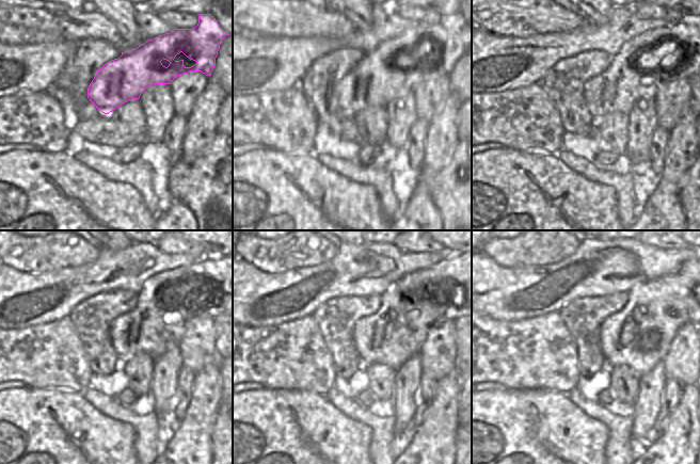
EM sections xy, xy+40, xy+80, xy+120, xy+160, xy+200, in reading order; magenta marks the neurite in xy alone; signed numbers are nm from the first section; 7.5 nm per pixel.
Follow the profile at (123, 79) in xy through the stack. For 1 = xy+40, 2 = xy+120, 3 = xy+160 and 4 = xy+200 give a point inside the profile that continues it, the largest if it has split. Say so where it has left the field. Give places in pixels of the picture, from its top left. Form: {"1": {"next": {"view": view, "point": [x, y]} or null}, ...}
{"1": {"next": {"view": "xy+40", "point": [377, 79]}}, "2": {"next": {"view": "xy+120", "point": [149, 329]}}, "3": {"next": {"view": "xy+160", "point": [391, 336]}}, "4": {"next": {"view": "xy+200", "point": [638, 336]}}}

